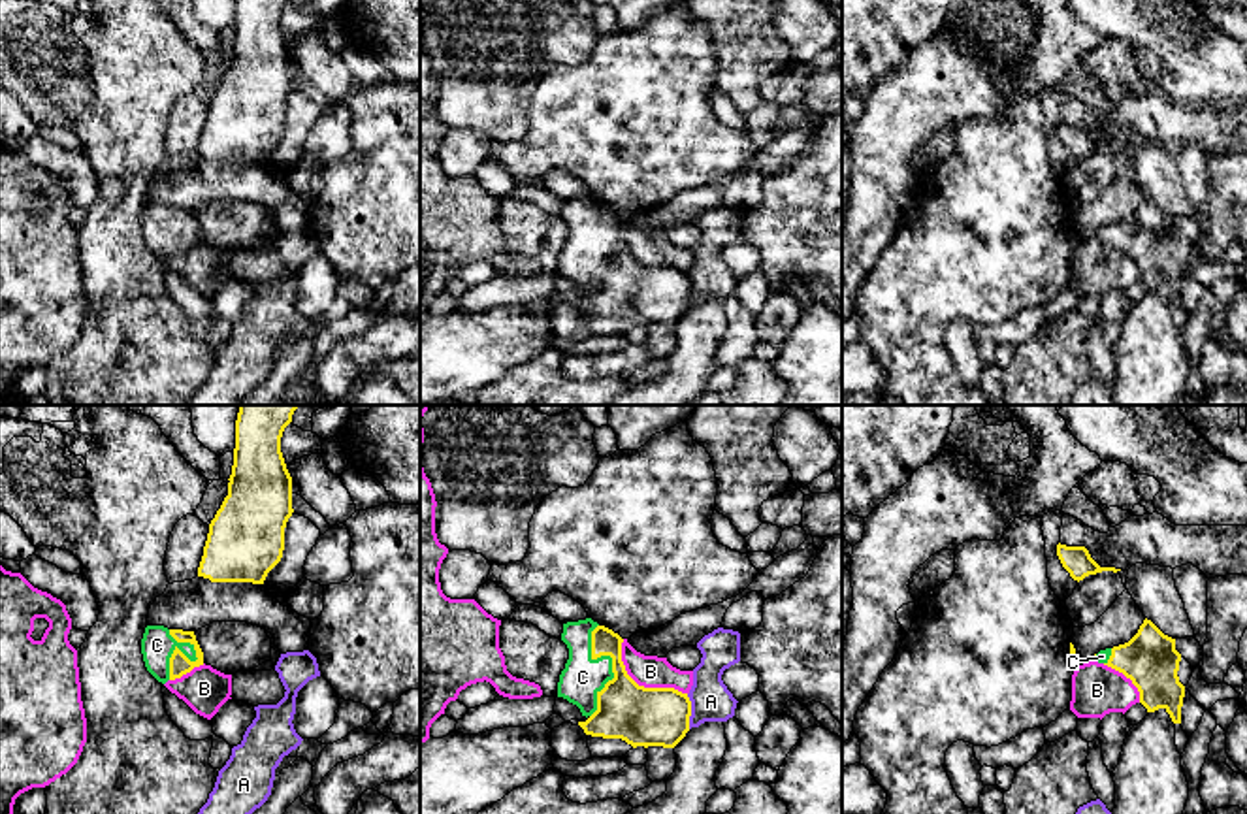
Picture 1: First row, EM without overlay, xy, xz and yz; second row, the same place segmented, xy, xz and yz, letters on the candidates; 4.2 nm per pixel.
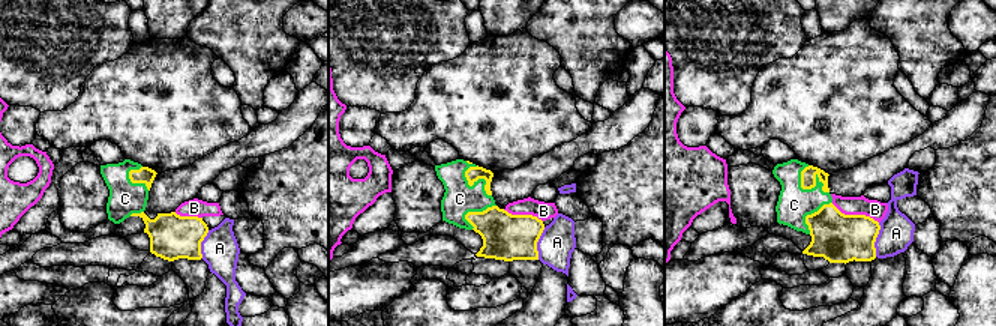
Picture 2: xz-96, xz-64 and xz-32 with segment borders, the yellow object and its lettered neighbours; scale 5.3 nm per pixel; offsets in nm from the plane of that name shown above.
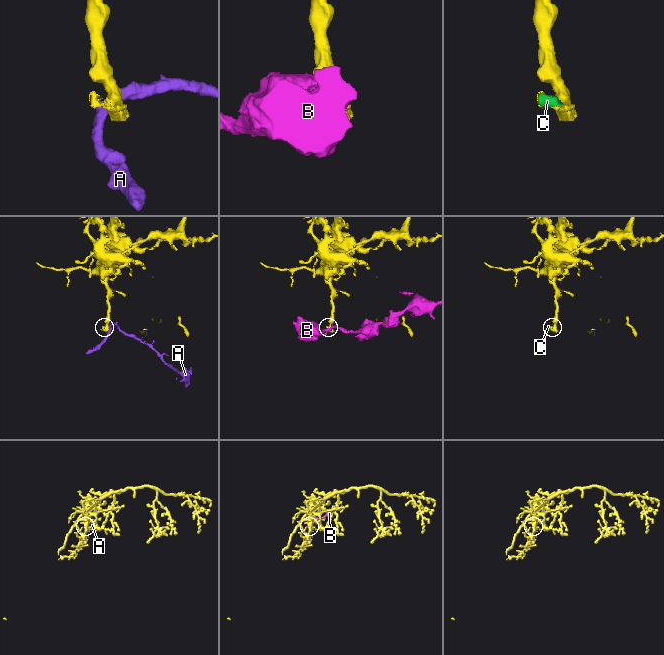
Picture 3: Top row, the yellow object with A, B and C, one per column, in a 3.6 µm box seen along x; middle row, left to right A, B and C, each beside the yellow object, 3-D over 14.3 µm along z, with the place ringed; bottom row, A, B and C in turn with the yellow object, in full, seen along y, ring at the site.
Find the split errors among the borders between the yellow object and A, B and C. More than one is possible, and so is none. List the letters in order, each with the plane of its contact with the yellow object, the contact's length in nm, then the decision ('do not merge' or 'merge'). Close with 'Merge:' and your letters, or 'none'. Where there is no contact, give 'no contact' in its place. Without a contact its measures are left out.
A: contact in xz; length 150 nm; do not merge
B: contact in xz; length 360 nm; do not merge
C: contact in xz; length 400 nm; merge
Merge: C

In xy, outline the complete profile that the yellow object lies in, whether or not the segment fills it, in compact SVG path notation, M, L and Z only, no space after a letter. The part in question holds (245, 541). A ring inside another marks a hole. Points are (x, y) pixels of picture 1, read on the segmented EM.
M239 405L228 496L209 524L198 577L264 584L281 562L292 477L281 437L298 405Z

